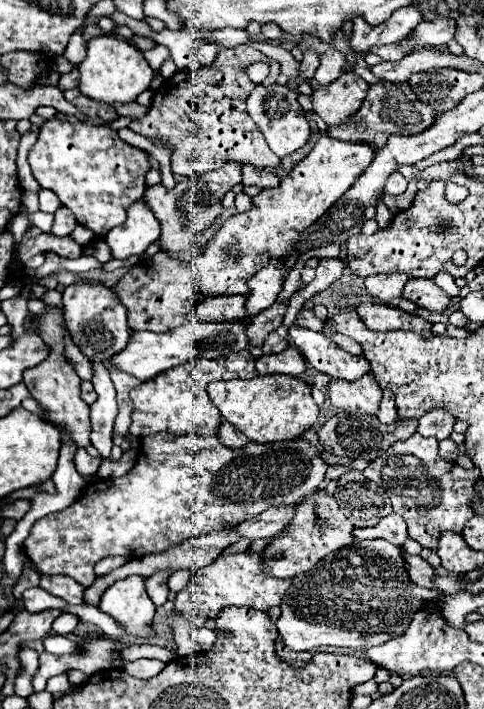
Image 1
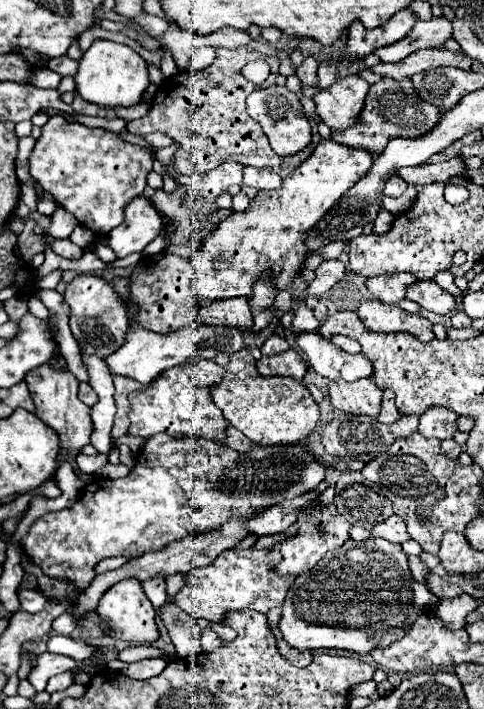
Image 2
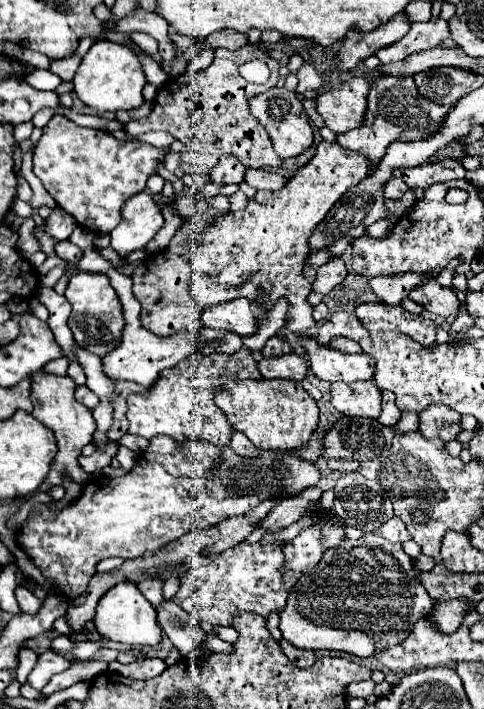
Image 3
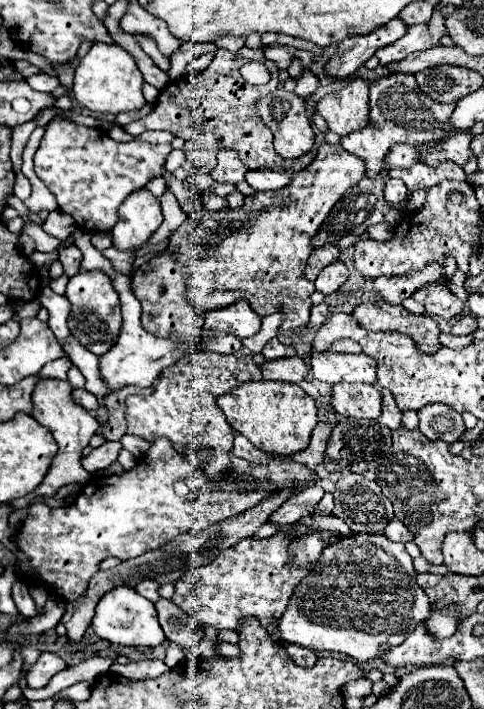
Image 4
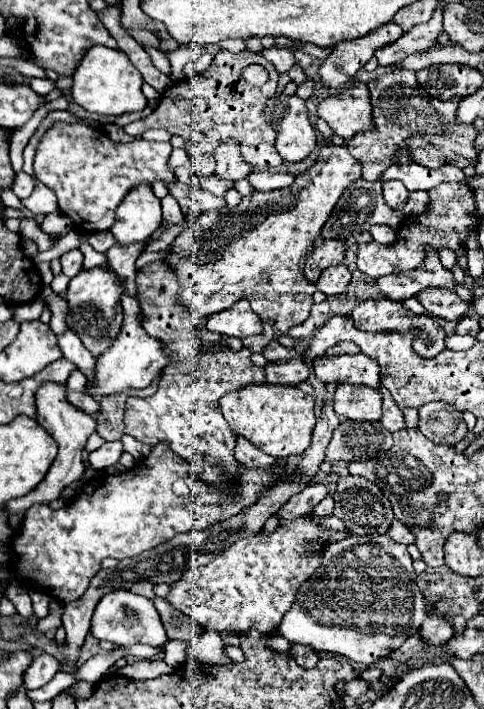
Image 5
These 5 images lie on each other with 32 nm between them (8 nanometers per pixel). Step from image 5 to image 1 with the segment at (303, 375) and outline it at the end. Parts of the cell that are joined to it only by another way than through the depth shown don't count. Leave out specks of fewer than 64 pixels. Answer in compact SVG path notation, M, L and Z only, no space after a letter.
M290 346L278 354L262 354L256 358L258 374L290 374L300 376L304 372L304 358L300 352Z

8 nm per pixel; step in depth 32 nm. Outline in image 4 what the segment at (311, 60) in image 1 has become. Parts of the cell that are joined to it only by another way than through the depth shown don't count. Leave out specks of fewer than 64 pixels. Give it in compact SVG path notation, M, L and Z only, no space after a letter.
M302 68L302 74L298 76L298 86L296 86L294 92L296 92L300 98L306 98L306 96L312 94L318 86L320 86L318 76L316 76L310 68Z

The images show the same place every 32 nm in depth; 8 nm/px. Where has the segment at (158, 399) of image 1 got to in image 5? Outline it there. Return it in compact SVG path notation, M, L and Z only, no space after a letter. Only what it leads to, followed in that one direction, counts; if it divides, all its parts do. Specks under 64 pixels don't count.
M242 348L238 352L229 350L193 353L186 356L182 362L174 362L162 372L158 378L156 394L148 398L134 398L126 400L126 434L154 446L156 442L168 442L170 448L184 456L188 462L194 462L196 474L206 478L212 486L230 484L238 478L236 472L236 434L226 424L220 408L218 398L226 392L234 392L246 384L264 382L264 370L254 366L250 360L252 352Z

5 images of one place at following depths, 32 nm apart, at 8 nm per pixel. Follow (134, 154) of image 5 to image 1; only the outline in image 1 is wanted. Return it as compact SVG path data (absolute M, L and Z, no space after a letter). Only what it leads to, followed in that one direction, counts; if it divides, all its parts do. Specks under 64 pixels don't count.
M48 120L46 124L42 124L40 136L28 154L28 164L38 184L42 188L54 190L60 202L74 212L78 224L90 228L98 238L104 238L106 232L112 230L114 226L124 224L126 210L134 202L142 200L144 176L150 168L144 150L134 148L124 140L120 140L118 132L114 132L112 128L90 126L84 122L60 122L60 120Z

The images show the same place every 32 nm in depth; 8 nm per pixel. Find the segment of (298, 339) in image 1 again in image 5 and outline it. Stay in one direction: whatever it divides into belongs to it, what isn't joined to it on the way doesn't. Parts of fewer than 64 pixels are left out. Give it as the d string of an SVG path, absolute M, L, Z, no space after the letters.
M366 354L314 358L314 376L320 382L348 382L378 388L378 362Z

